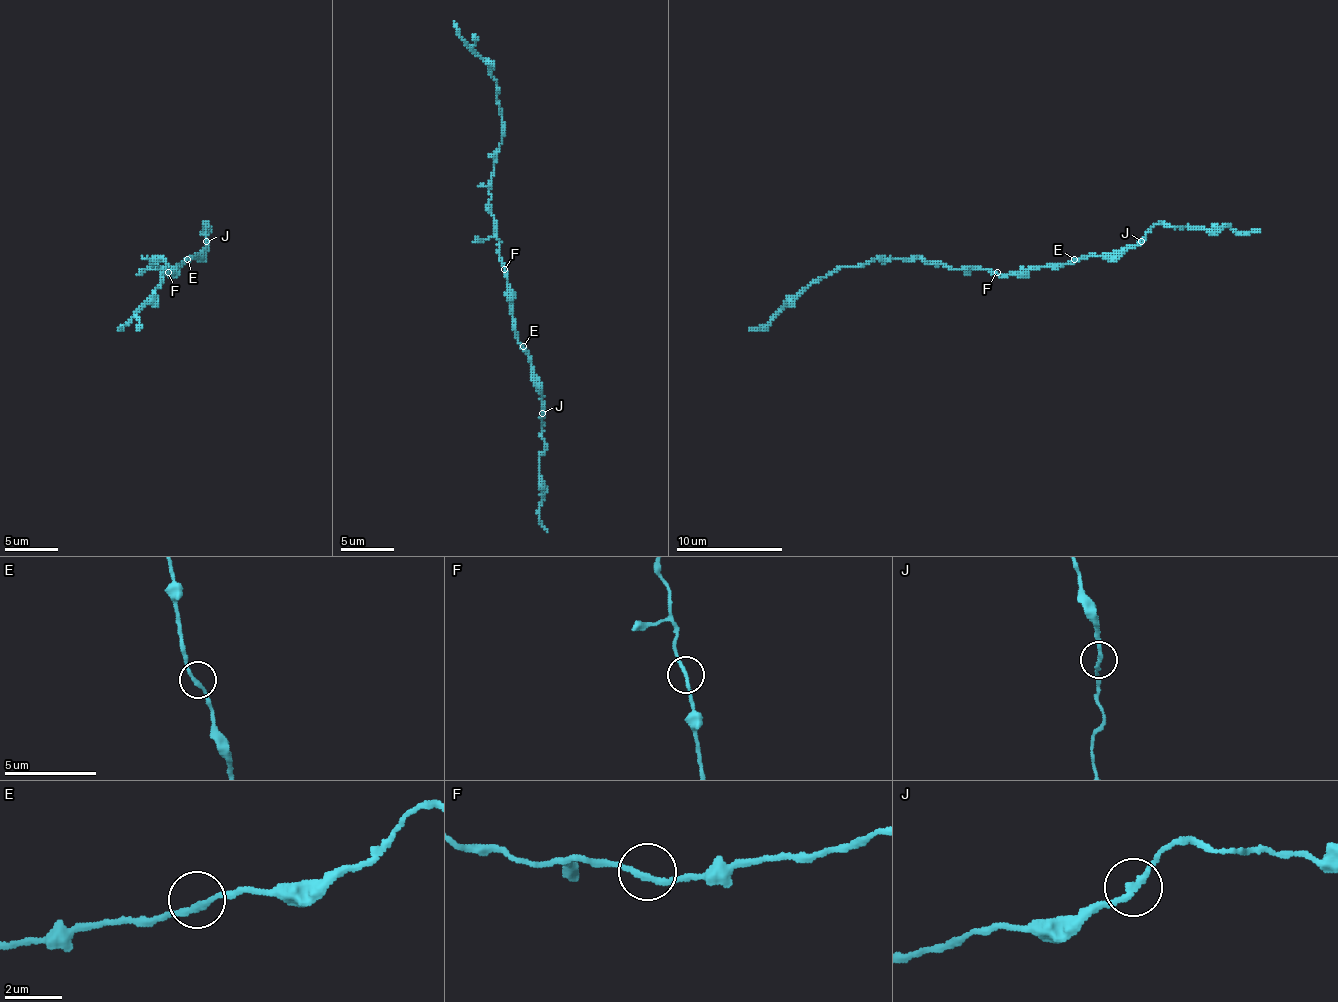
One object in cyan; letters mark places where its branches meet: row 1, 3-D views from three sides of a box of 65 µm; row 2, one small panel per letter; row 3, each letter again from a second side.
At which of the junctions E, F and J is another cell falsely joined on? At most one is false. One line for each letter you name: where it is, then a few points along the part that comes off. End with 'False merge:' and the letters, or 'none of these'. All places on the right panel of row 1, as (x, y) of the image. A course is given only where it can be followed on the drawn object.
False merge: none of these

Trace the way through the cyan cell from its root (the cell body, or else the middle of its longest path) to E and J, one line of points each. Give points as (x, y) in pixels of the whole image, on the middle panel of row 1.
E: (504, 269), (507, 298), (512, 303), (512, 330), (523, 346)
J: (504, 269), (507, 298), (512, 303), (512, 330), (520, 348), (528, 356), (531, 380), (542, 396), (542, 412)

